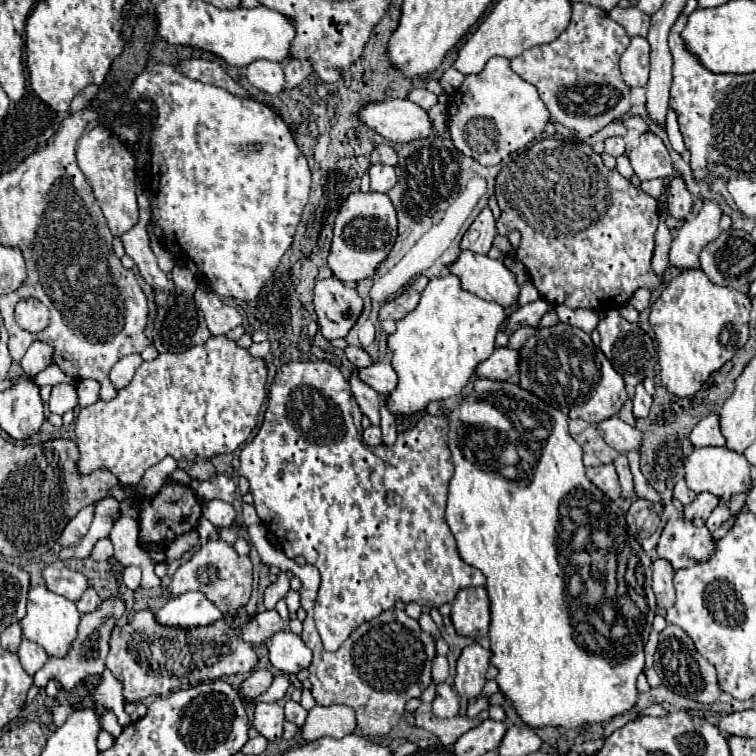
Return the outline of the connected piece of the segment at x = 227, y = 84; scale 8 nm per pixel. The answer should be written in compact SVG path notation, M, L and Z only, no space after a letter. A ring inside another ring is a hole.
M186 60L186 62L182 62L180 70L182 70L182 74L186 74L192 80L226 88L228 92L232 92L236 96L246 96L246 92L224 72L224 68L220 68L214 62L208 62L208 60Z

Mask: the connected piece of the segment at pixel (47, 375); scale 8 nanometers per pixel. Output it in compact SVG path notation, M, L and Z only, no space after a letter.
M48 366L46 370L42 370L38 376L36 376L36 384L38 386L46 386L46 384L76 384L76 380L68 374L64 374L58 366Z

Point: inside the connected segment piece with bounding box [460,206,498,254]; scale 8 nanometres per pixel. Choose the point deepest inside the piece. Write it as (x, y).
(478, 238)

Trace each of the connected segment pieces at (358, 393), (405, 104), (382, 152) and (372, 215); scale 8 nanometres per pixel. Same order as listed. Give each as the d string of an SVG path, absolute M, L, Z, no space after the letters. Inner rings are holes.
M358 368L352 370L348 382L350 382L350 388L354 392L354 398L356 398L358 406L360 406L360 410L370 418L370 422L374 426L378 426L380 424L380 412L378 412L378 400L380 400L380 396L378 396L378 392L372 390L368 384L364 384L360 380Z
M388 98L384 102L368 102L356 112L358 120L390 142L412 142L428 138L434 130L426 110L406 98Z
M380 144L370 154L370 164L396 164L396 152L388 144Z
M360 190L352 192L346 198L334 222L332 248L328 256L328 266L332 274L342 282L352 282L352 284L364 278L372 278L396 242L396 226L398 226L396 210L388 194L380 192L368 194Z

